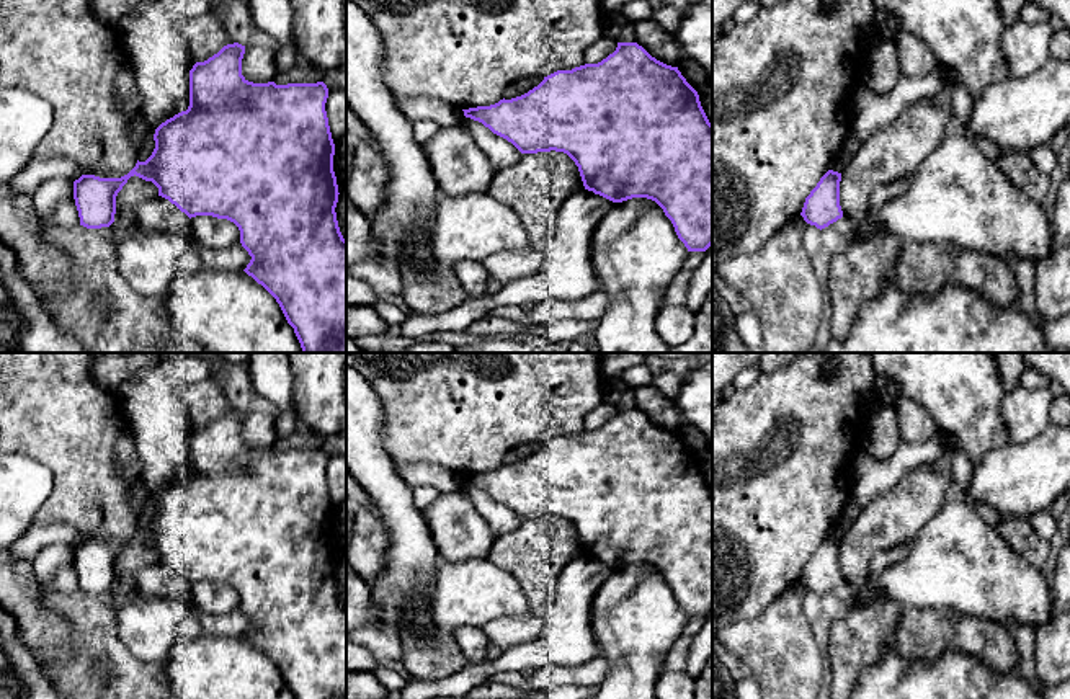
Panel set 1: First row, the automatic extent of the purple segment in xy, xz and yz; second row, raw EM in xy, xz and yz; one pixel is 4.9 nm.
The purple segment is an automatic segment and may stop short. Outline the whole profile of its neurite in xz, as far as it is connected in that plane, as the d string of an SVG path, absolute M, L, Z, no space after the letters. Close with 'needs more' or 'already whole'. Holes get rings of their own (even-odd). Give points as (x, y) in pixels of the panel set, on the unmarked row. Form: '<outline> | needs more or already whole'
M617 408L616 416L598 430L557 436L521 462L462 477L466 483L511 508L521 519L567 519L578 532L585 555L595 560L613 568L632 563L655 567L688 617L706 617L712 611L712 490L698 457L678 433L657 426L637 408Z | already whole

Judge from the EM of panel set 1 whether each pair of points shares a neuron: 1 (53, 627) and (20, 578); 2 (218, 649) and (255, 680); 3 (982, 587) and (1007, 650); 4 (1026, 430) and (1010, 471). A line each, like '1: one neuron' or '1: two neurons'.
1: one neuron
2: one neuron
3: two neurons
4: two neurons

